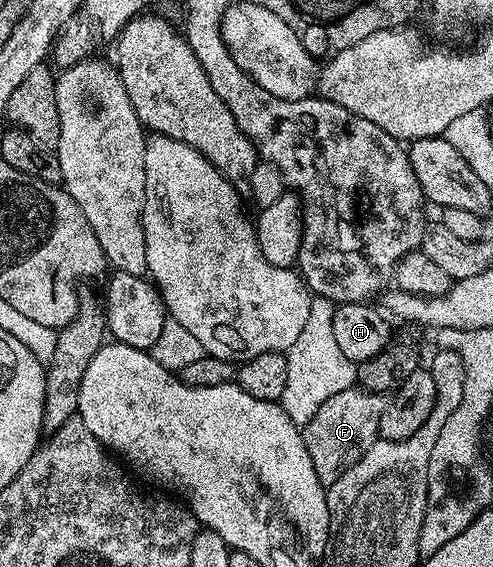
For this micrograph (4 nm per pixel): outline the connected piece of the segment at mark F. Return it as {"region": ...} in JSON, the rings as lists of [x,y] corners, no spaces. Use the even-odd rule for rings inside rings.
{"region":[[[352,387],[325,399],[325,403],[317,407],[317,415],[302,426],[301,432],[309,459],[313,459],[313,471],[317,471],[319,478],[328,482],[341,479],[341,475],[345,475],[345,471],[349,471],[349,467],[353,467],[353,463],[373,447],[373,443],[379,440],[381,415],[386,402],[382,394]]]}

